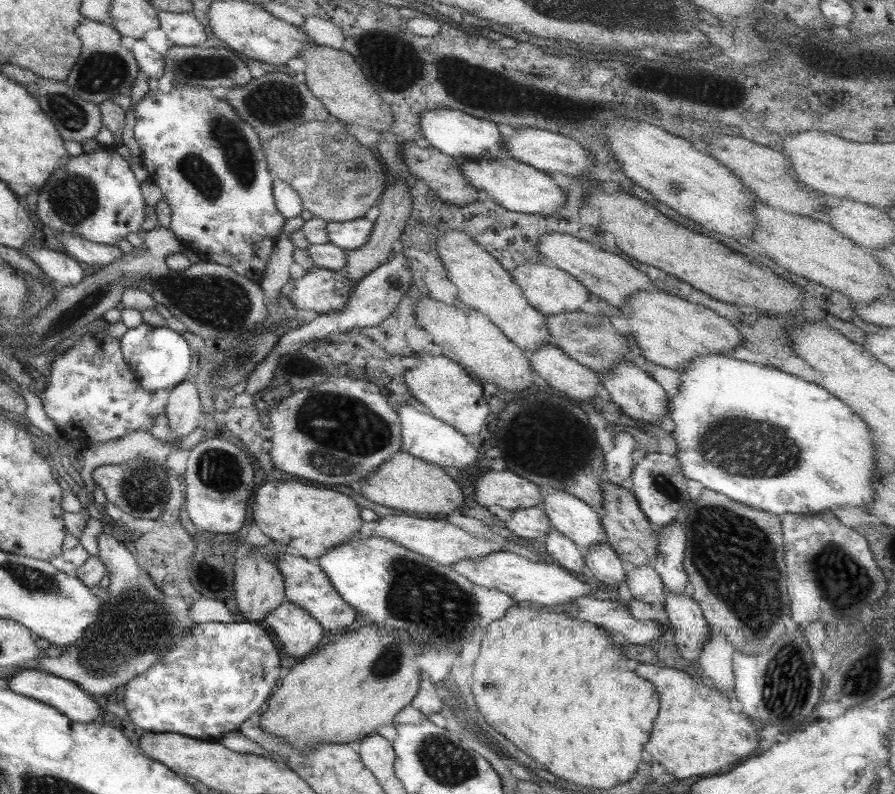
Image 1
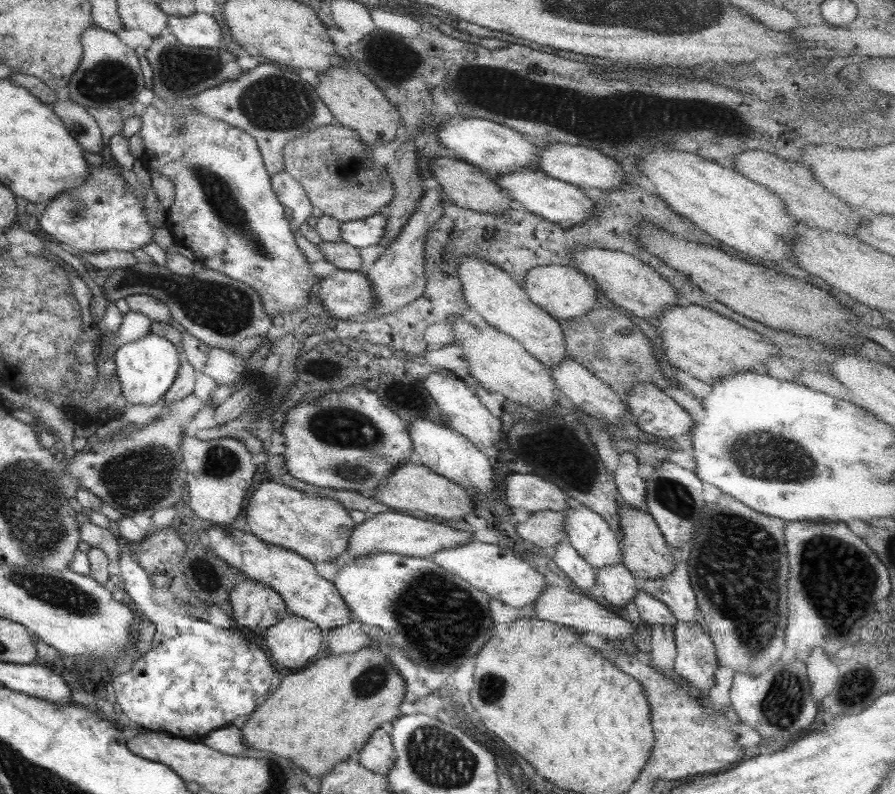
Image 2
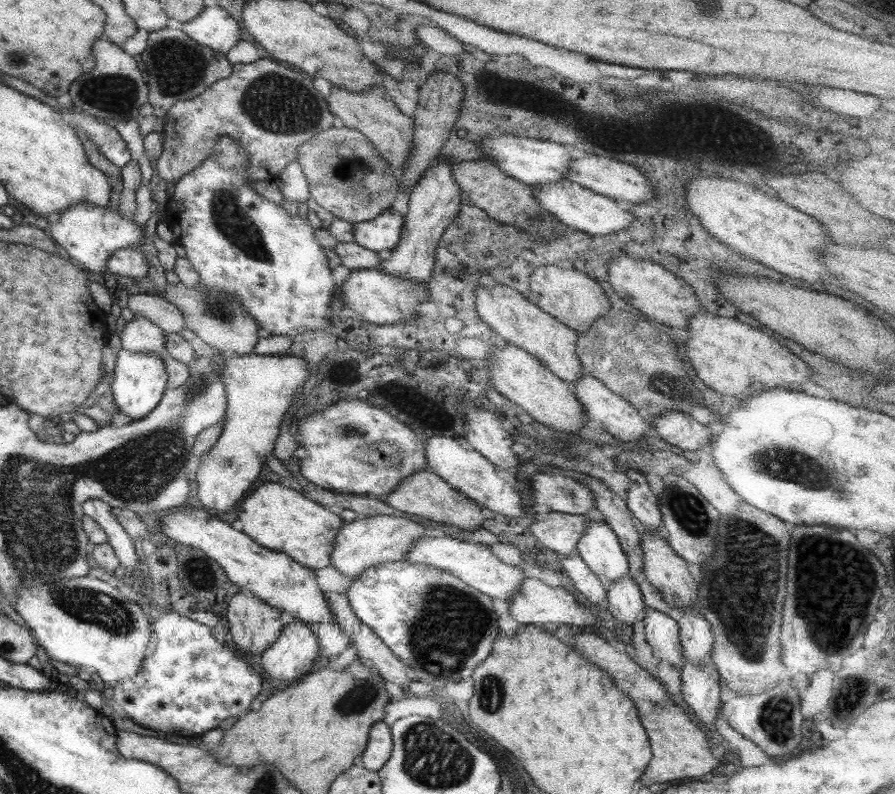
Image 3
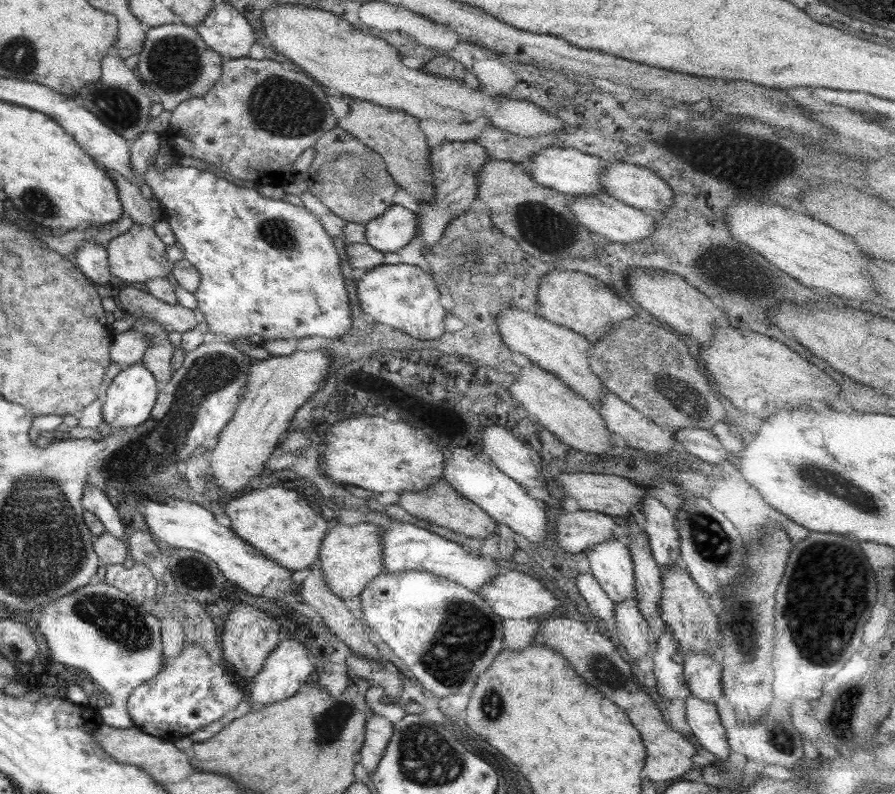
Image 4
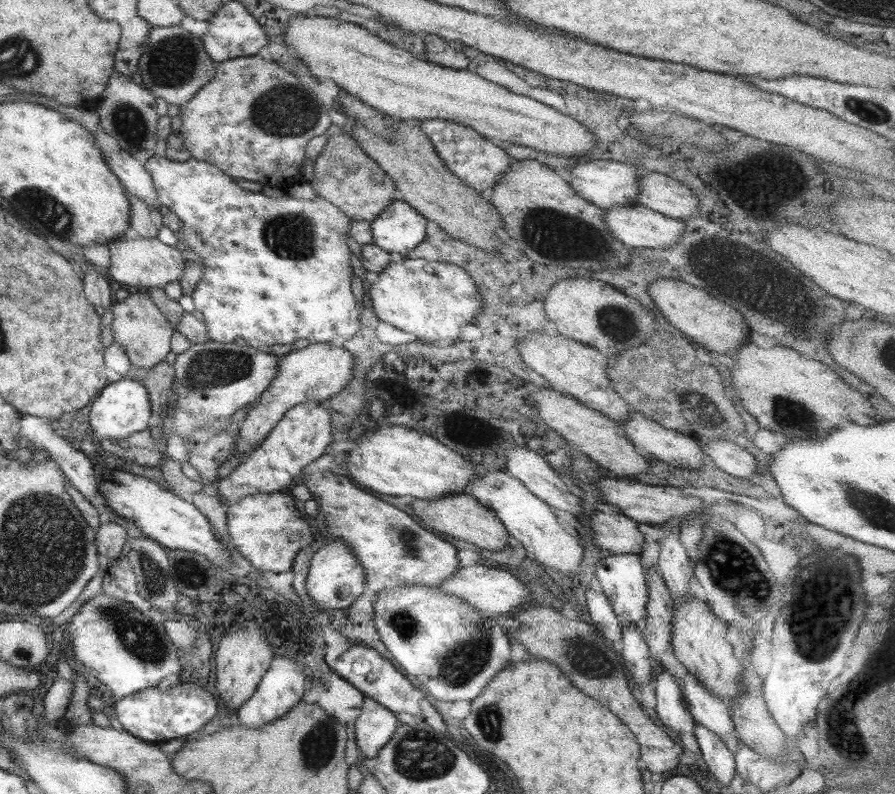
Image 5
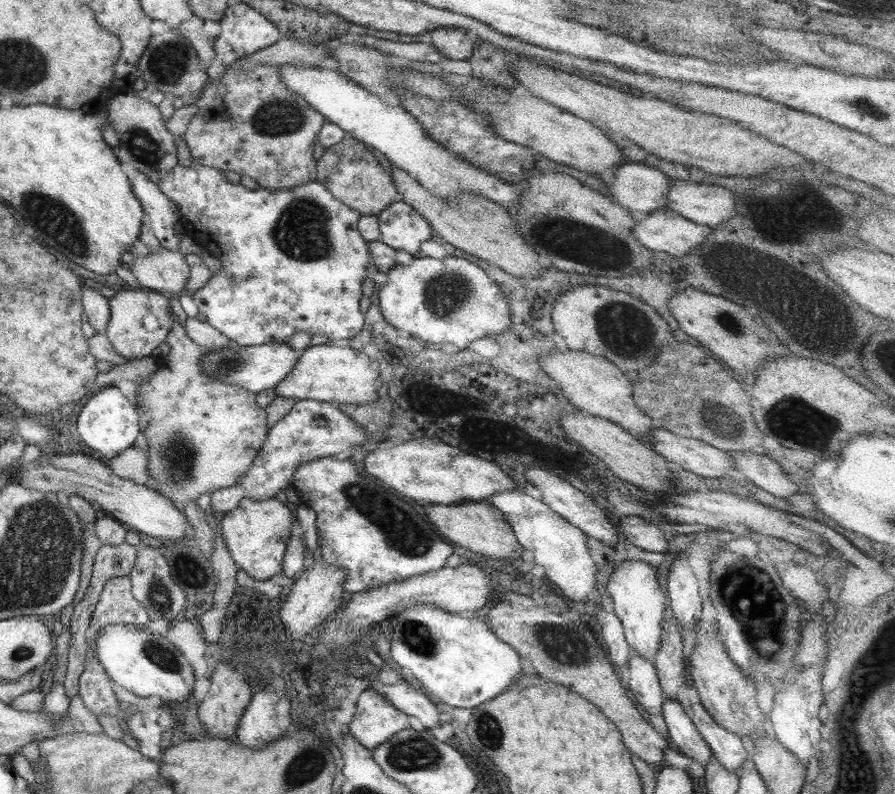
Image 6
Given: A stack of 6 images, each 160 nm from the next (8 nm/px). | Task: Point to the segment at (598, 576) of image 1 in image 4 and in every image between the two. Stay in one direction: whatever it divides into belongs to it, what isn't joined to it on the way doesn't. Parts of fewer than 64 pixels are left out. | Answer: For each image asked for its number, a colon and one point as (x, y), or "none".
2: (618, 586)
3: (625, 604)
4: (631, 627)

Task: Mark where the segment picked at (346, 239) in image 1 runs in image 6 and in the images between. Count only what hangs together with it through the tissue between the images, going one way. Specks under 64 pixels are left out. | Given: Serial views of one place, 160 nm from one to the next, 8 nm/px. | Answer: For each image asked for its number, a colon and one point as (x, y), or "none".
2: (368, 232)
3: (382, 233)
4: (397, 226)
5: (398, 228)
6: (402, 228)

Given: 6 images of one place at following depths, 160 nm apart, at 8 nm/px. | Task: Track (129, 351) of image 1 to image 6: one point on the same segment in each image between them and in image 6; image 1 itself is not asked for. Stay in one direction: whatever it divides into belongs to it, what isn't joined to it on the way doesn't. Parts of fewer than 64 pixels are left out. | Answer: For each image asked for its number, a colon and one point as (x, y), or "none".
2: (145, 368)
3: (139, 380)
4: (130, 395)
5: (121, 408)
6: (107, 423)

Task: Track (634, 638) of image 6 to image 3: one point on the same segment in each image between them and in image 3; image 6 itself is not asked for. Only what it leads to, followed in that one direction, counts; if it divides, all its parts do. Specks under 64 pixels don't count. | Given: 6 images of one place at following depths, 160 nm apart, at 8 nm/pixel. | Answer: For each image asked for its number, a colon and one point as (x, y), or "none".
3: (599, 548)
4: (610, 562)
5: (623, 580)

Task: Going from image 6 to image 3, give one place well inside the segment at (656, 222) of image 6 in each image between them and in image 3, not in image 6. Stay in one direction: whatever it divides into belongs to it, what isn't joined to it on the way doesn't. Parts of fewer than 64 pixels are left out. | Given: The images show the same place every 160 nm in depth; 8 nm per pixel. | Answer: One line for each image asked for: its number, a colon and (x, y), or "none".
3: (572, 205)
4: (600, 213)
5: (633, 225)

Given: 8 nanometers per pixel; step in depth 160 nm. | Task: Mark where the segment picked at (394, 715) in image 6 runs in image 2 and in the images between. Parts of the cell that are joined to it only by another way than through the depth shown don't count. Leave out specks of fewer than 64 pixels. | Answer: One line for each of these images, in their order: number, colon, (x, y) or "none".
2: (377, 755)
3: (378, 746)
4: (378, 731)
5: (374, 727)

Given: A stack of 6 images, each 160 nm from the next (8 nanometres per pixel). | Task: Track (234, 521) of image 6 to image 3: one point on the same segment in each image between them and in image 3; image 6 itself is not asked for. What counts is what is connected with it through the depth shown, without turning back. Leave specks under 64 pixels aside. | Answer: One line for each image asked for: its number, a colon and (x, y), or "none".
3: (279, 519)
4: (276, 521)
5: (266, 529)

